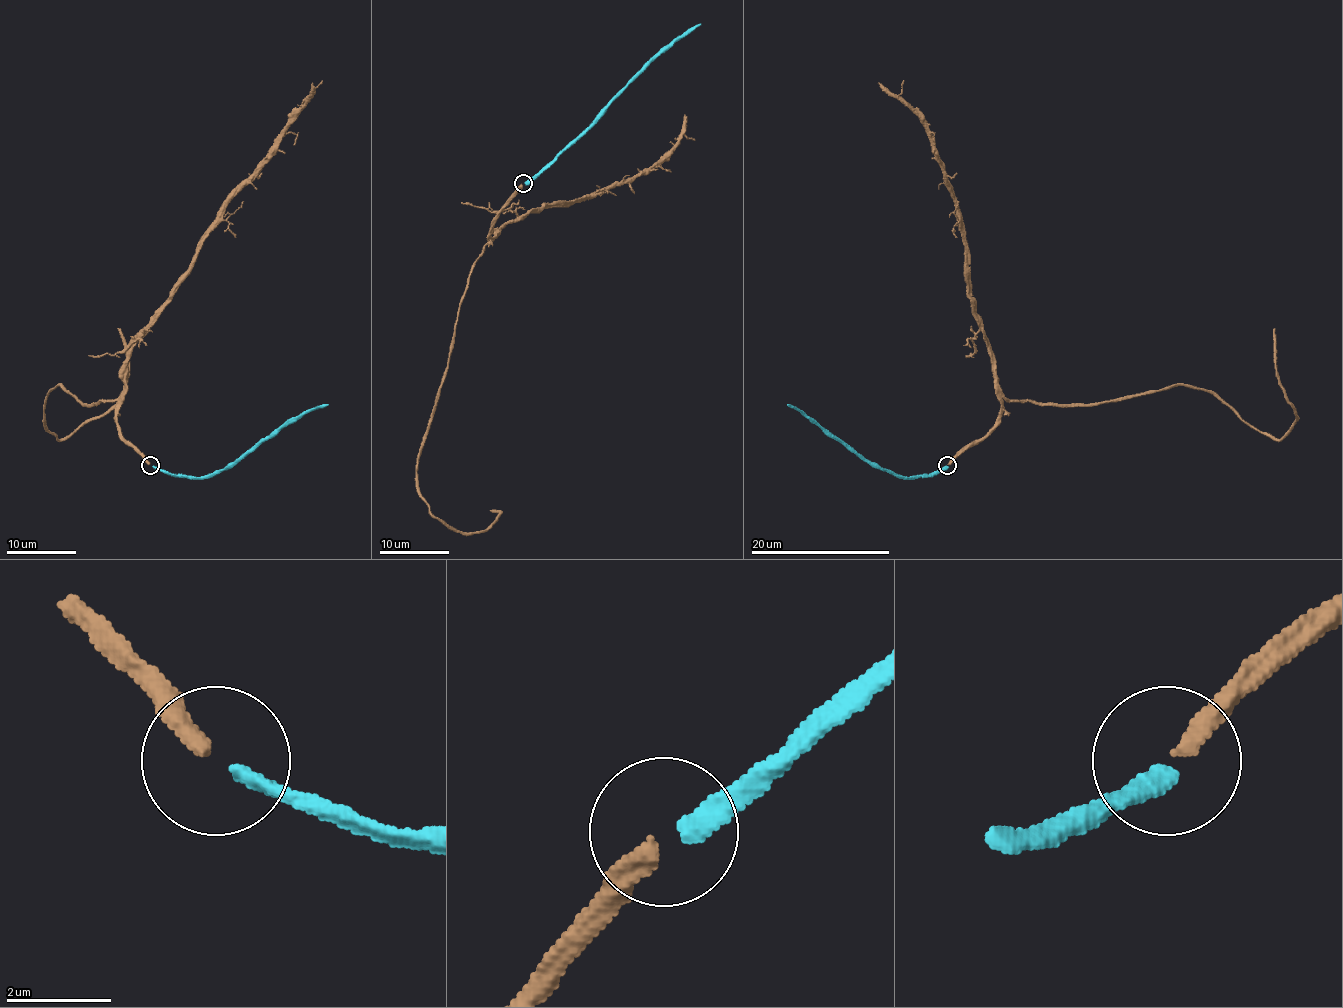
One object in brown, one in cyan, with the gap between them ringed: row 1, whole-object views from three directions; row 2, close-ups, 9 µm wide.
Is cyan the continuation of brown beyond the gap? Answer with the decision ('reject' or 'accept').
accept

